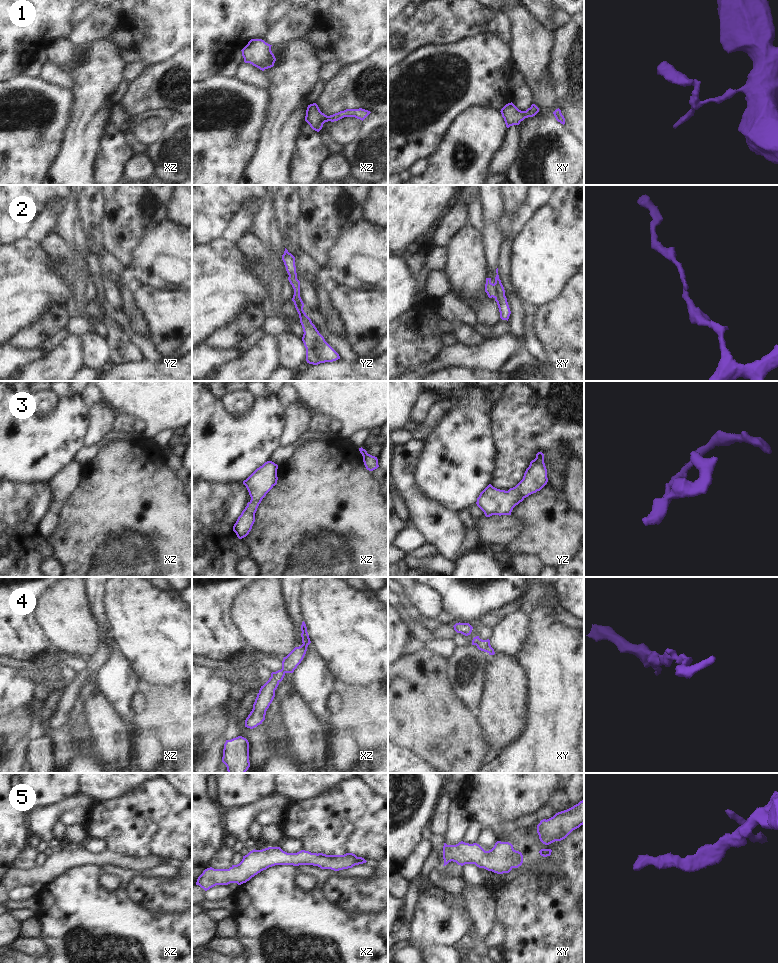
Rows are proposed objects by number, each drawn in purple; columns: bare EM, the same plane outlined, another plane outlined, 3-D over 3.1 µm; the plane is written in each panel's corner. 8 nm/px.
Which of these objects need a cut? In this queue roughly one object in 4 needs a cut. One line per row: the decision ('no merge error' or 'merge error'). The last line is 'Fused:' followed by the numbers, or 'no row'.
1: no merge error
2: no merge error
3: no merge error
4: no merge error
5: no merge error
Fused: no row

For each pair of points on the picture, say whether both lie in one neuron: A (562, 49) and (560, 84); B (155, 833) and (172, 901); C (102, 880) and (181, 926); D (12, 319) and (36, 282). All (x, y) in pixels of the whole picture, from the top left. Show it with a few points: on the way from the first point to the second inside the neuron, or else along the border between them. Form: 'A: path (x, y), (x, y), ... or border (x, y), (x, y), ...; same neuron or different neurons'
A: path (562, 58), (562, 75); same neuron
B: path (172, 850), (181, 859), (181, 884); same neuron
C: border (121, 879), (109, 873), (101, 873), (96, 883); different neurons
D: path (18, 310), (19, 299), (27, 291); same neuron

